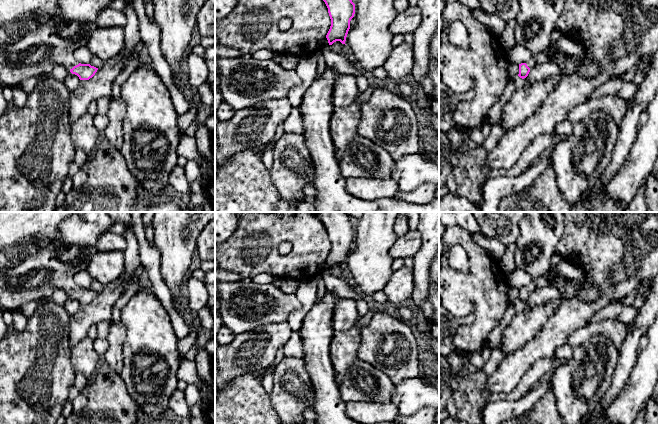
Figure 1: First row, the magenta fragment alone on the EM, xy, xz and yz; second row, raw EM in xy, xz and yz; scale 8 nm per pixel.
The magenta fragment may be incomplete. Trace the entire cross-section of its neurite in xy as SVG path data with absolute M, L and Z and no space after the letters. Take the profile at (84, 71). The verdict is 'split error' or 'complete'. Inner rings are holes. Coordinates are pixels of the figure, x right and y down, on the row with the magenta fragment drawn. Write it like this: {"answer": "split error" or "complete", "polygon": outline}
{"answer": "split error", "polygon": "M60 0L56 12L36 30L27 33L10 49L0 53L0 82L14 86L31 77L50 73L55 66L62 65L80 80L89 80L98 68L81 64L74 56L76 49L86 46L97 26L99 14L113 0Z"}

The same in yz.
{"answer": "split error", "polygon": "M519 0L520 12L516 18L515 41L516 44L526 47L530 50L532 57L526 62L519 64L518 76L522 79L526 78L530 70L537 64L534 55L545 50L551 44L552 32L557 28L556 24L564 10L565 0Z"}

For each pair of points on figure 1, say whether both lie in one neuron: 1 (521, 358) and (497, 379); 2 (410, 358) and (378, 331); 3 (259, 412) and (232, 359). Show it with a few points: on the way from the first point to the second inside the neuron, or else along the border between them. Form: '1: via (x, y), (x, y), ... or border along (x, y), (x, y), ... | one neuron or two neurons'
1: via (515, 364), (503, 376) | one neuron
2: via (402, 355), (386, 339) | one neuron
3: border along (249, 373), (236, 376), (225, 386) | two neurons

